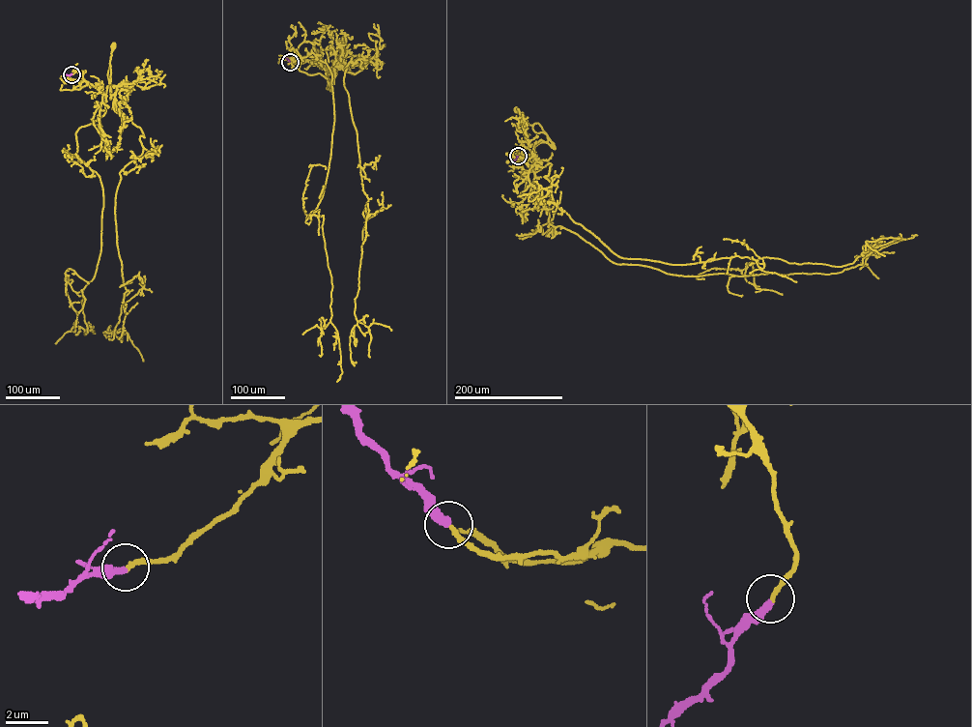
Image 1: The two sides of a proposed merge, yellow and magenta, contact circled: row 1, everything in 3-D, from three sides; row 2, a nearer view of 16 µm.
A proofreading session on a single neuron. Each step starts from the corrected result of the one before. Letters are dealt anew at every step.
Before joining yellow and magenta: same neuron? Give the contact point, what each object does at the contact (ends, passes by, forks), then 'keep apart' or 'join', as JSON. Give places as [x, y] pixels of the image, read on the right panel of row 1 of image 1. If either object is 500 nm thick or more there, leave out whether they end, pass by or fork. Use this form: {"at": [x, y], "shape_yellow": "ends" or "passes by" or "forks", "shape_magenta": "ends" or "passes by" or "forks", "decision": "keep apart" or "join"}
{"at": [518, 156], "shape_yellow": "ends", "shape_magenta": "ends", "decision": "join"}

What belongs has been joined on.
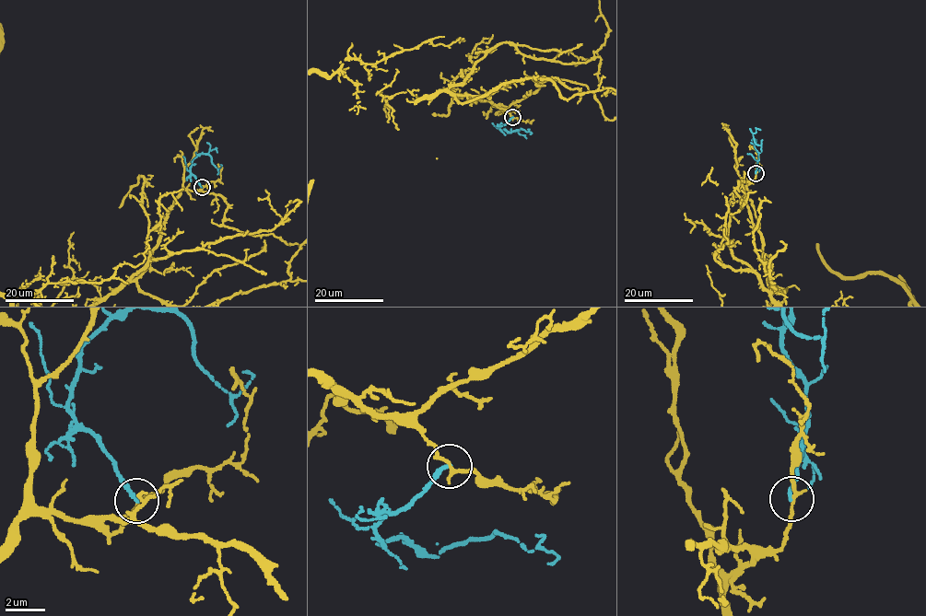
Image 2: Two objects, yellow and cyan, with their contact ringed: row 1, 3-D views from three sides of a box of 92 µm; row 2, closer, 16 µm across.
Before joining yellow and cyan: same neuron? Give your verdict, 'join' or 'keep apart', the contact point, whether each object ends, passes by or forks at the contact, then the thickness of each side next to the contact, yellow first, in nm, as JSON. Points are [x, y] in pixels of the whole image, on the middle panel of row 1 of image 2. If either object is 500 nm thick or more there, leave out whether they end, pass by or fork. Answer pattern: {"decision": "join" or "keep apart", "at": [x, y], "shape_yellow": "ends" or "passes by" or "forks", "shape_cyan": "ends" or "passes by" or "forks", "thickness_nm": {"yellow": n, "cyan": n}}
{"decision": "keep apart", "at": [512, 117], "shape_yellow": "passes by", "shape_cyan": "ends", "thickness_nm": {"yellow": 170, "cyan": 200}}

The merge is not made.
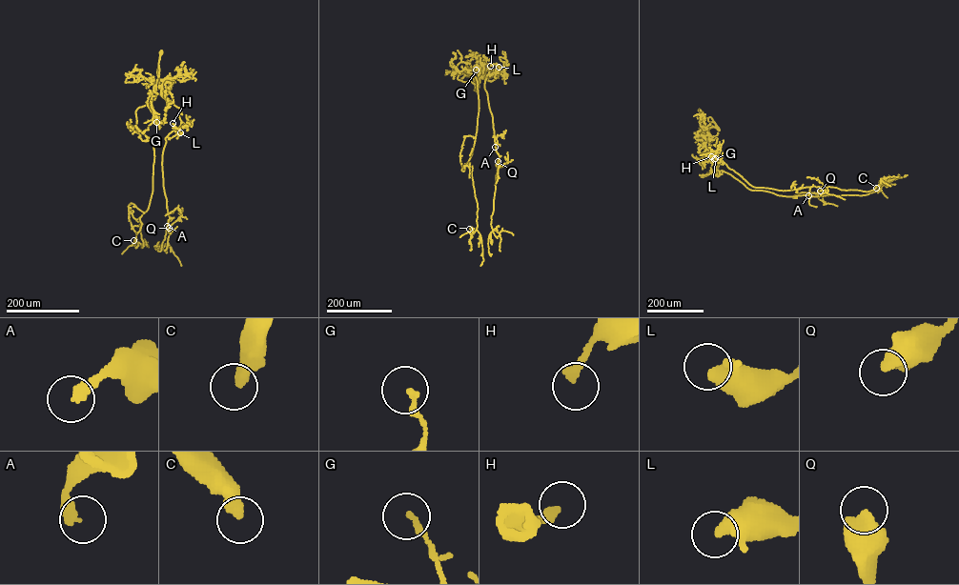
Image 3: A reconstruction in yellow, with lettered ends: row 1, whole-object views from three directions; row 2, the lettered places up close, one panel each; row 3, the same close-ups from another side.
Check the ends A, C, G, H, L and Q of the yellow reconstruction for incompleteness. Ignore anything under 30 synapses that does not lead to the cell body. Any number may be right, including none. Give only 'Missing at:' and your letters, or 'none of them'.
Missing at: A

